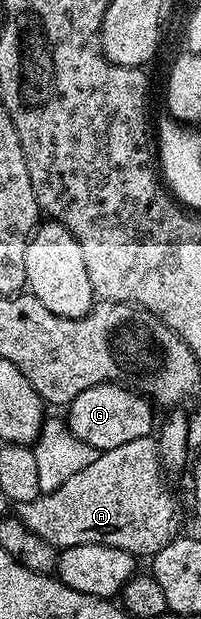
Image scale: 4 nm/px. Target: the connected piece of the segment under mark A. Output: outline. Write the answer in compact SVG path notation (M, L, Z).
M139 437L139 441L127 441L127 445L119 445L119 449L111 449L110 451L102 451L91 465L83 469L82 472L72 474L63 485L60 485L54 492L40 494L36 499L20 504L16 508L16 518L21 520L23 525L27 525L27 529L31 529L31 533L35 533L39 537L43 537L43 541L47 541L51 546L64 549L66 547L74 547L75 545L111 545L123 549L127 553L131 553L135 557L152 557L156 555L159 549L163 549L163 545L170 543L172 539L178 538L181 527L181 507L177 504L177 499L173 496L171 488L165 484L166 476L163 474L161 466L161 458L157 452L157 441L153 437Z

